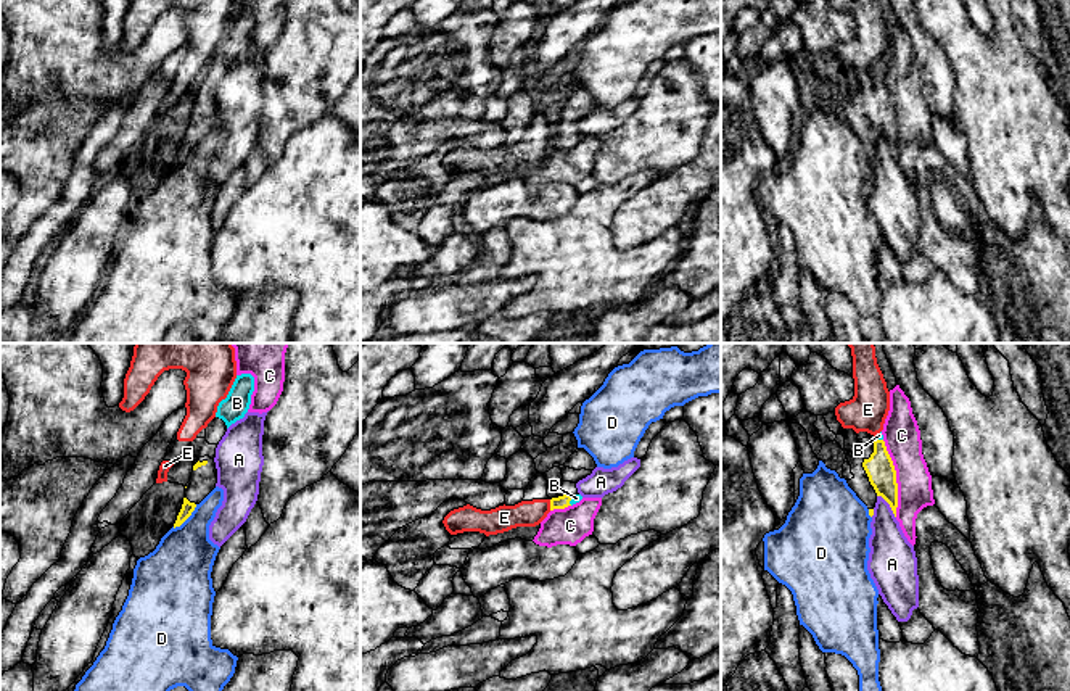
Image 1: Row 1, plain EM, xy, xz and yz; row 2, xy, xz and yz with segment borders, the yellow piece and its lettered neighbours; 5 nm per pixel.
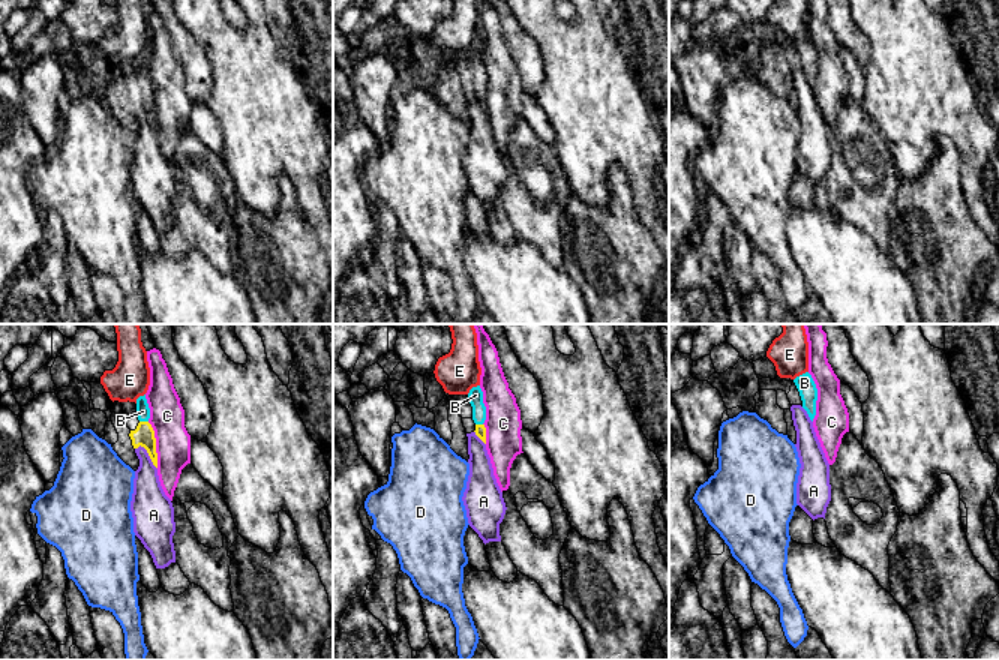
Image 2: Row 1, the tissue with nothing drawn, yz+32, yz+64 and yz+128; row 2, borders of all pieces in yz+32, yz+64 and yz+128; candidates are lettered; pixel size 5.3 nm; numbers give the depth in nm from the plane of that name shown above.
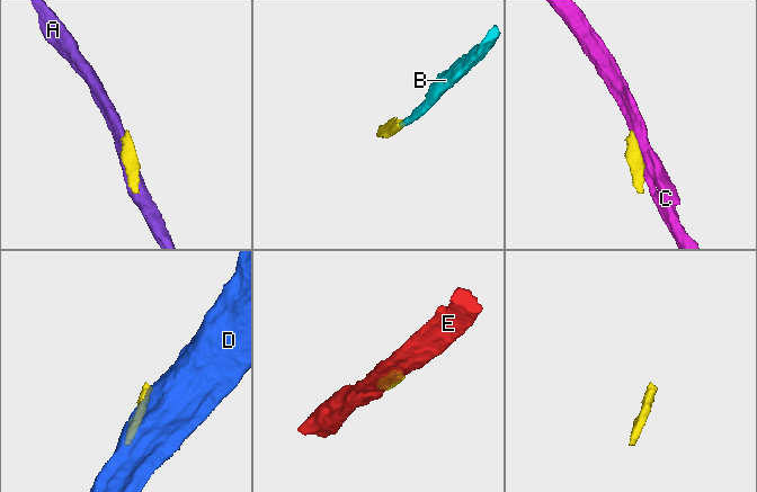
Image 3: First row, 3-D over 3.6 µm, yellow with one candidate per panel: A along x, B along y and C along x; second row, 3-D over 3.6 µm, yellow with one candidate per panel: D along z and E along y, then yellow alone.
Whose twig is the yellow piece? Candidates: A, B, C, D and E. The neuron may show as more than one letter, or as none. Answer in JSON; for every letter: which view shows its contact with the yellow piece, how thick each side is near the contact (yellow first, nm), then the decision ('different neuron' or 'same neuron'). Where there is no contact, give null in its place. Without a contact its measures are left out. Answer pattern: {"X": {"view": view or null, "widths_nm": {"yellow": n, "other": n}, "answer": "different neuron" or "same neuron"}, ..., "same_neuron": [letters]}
{"A": {"view": "yz", "widths_nm": {"yellow": 140, "other": 220}, "answer": "different neuron"}, "B": {"view": "xz", "widths_nm": {"yellow": 60, "other": 40}, "answer": "same neuron"}, "C": {"view": "yz", "widths_nm": {"yellow": 140, "other": 190}, "answer": "different neuron"}, "D": {"view": "xy", "widths_nm": {"yellow": 60, "other": 320}, "answer": "different neuron"}, "E": {"view": "xz", "widths_nm": {"yellow": 60, "other": 130}, "answer": "different neuron"}, "same_neuron": ["B"]}

